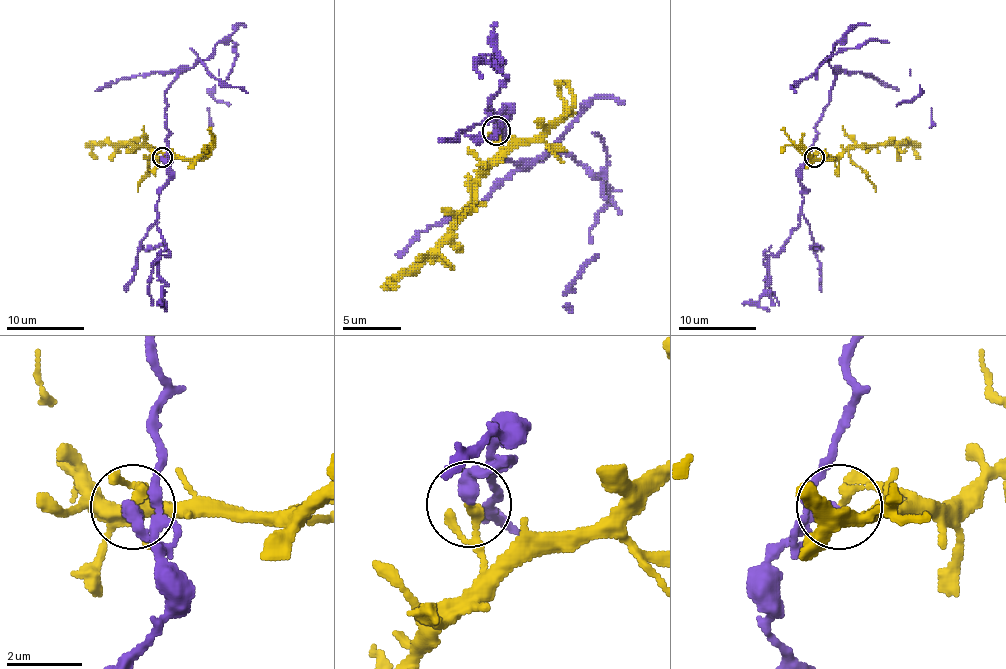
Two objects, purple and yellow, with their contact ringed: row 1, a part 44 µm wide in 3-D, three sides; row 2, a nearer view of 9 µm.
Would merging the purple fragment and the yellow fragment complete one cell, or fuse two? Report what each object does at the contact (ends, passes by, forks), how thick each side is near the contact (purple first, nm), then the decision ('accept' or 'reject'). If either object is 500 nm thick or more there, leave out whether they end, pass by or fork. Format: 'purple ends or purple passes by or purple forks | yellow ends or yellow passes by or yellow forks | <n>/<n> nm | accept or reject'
purple ends | yellow ends | 440/240 nm | reject

